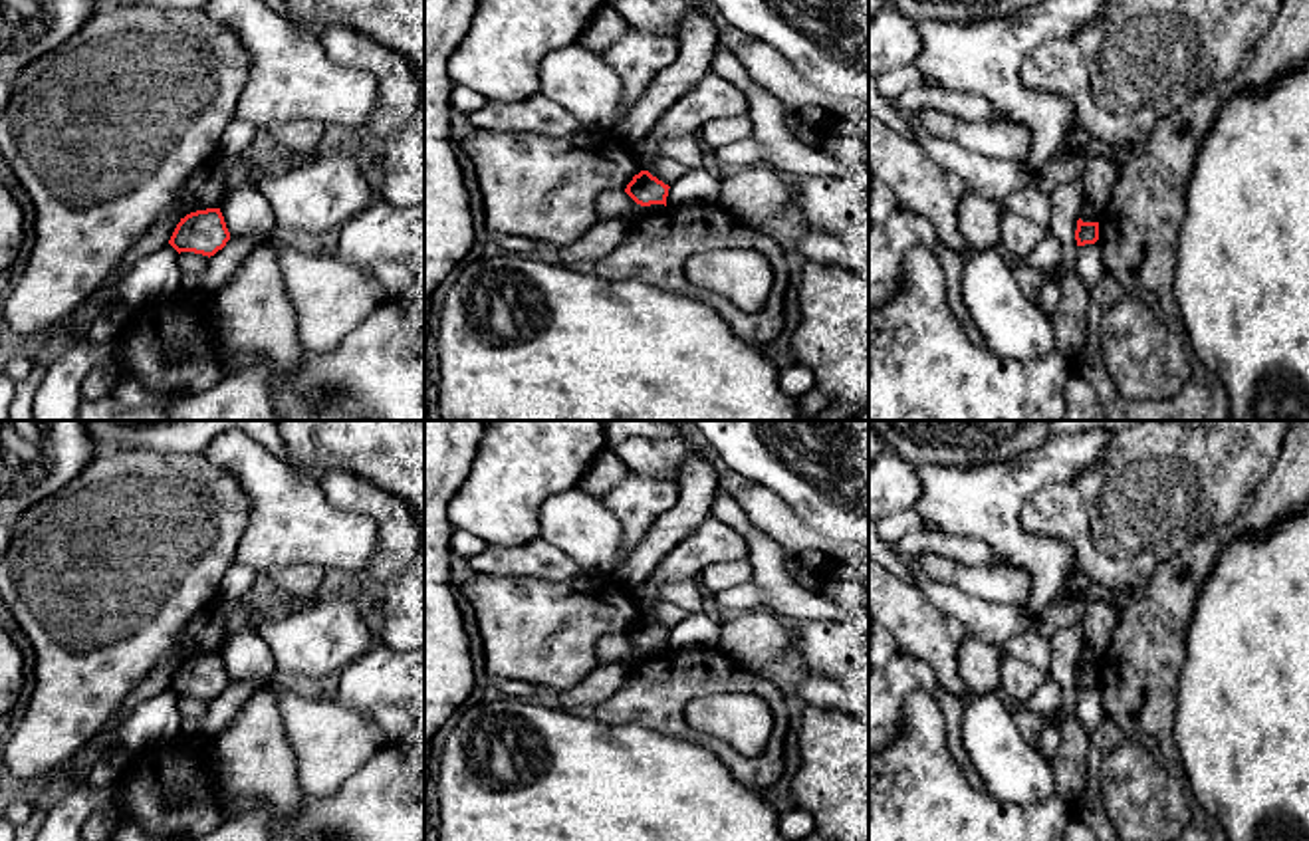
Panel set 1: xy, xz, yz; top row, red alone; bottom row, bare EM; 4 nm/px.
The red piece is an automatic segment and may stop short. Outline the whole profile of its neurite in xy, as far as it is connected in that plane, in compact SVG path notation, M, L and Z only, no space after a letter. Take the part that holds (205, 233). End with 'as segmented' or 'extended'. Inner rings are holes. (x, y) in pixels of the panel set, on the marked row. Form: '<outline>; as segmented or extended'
M220 208L196 210L180 218L169 244L180 252L214 256L226 246L230 232Z; as segmented

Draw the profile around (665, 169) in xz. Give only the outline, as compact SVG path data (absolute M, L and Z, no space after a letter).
M658 155L647 169L653 177L656 177L658 180L662 180L664 184L674 184L678 179L684 177L686 167L664 157Z

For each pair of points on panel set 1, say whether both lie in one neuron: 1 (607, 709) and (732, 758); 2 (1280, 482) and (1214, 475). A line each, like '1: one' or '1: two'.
1: one
2: two

